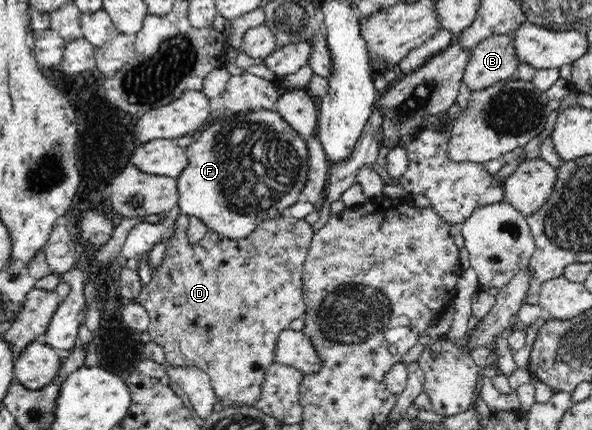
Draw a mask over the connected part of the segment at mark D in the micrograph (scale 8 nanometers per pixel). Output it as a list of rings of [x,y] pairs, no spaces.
[[[175,212],[176,224],[175,232],[170,235],[162,263],[152,272],[151,280],[147,285],[142,285],[139,296],[134,299],[135,303],[140,303],[149,314],[150,324],[147,331],[150,333],[151,341],[159,344],[164,348],[166,362],[173,366],[193,366],[202,369],[209,377],[216,393],[216,396],[221,400],[232,401],[237,405],[251,405],[255,401],[261,399],[261,385],[265,381],[265,371],[267,367],[276,363],[275,347],[277,347],[277,337],[283,329],[289,329],[291,321],[299,319],[305,314],[305,301],[303,301],[303,286],[302,286],[302,267],[306,259],[307,251],[311,245],[313,237],[312,225],[307,221],[294,219],[293,217],[280,216],[273,219],[267,219],[259,225],[255,232],[249,233],[245,239],[227,238],[215,231],[209,230],[199,243],[191,243],[187,240],[187,229],[189,219],[187,215]]]

